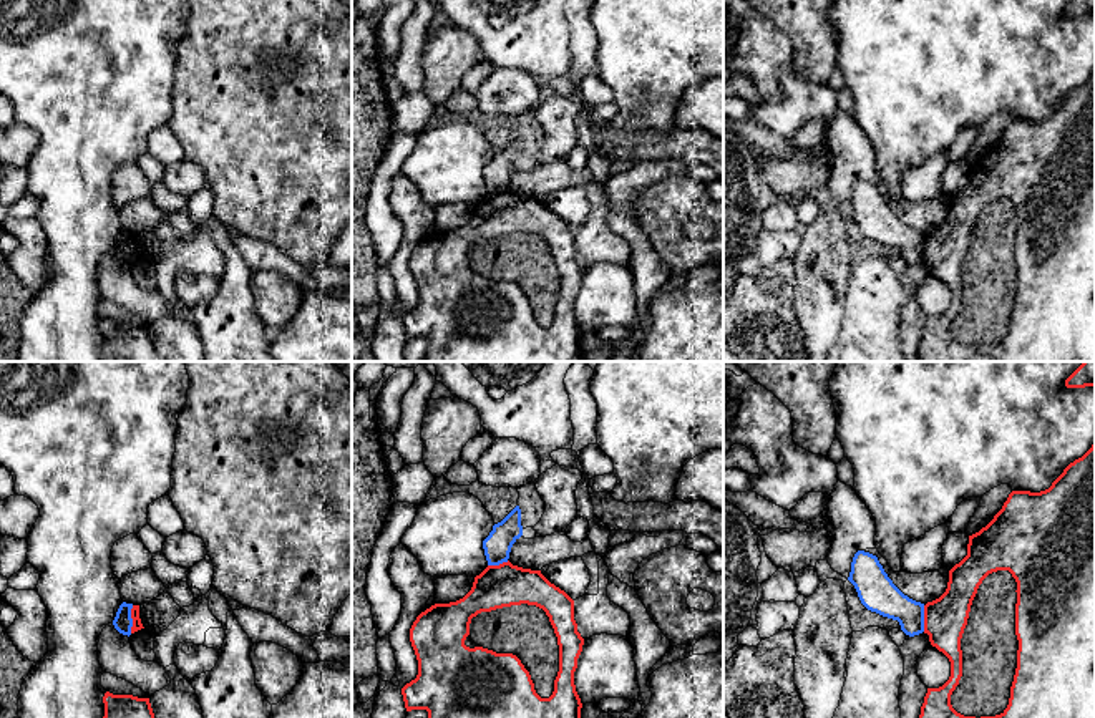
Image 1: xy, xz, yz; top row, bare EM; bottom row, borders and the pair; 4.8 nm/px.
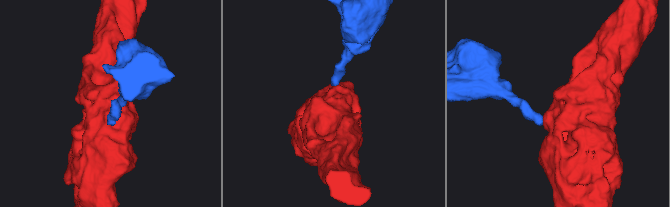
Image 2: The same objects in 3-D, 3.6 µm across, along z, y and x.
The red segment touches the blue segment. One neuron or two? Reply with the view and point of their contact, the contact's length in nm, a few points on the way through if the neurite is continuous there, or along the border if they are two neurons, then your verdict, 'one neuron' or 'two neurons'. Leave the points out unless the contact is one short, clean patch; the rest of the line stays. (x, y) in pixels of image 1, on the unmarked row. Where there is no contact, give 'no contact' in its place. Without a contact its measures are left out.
contact xy (131, 246); length 140 nm; border xy (133, 234), (130, 261); two neurons

